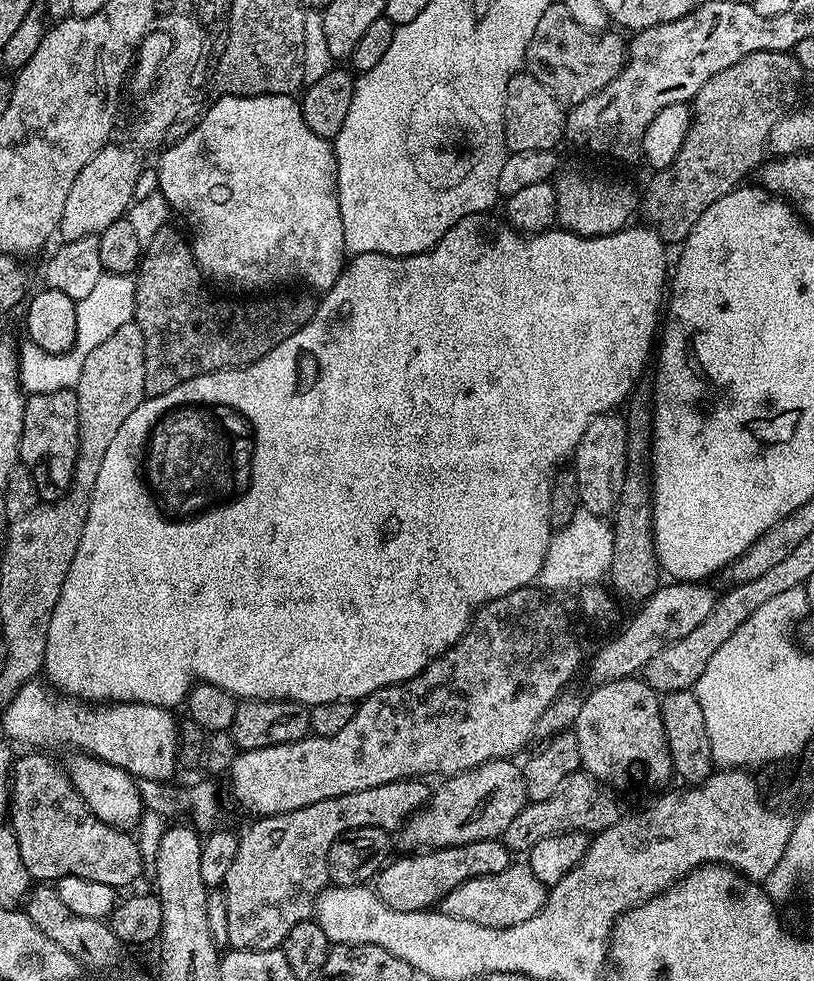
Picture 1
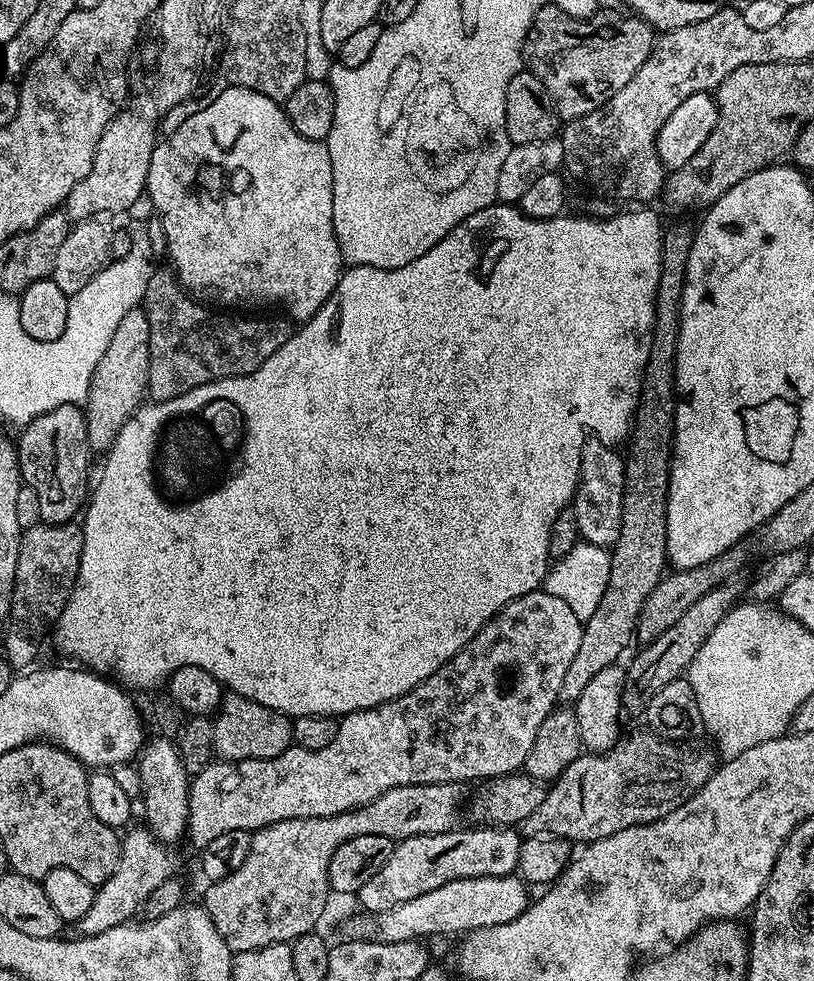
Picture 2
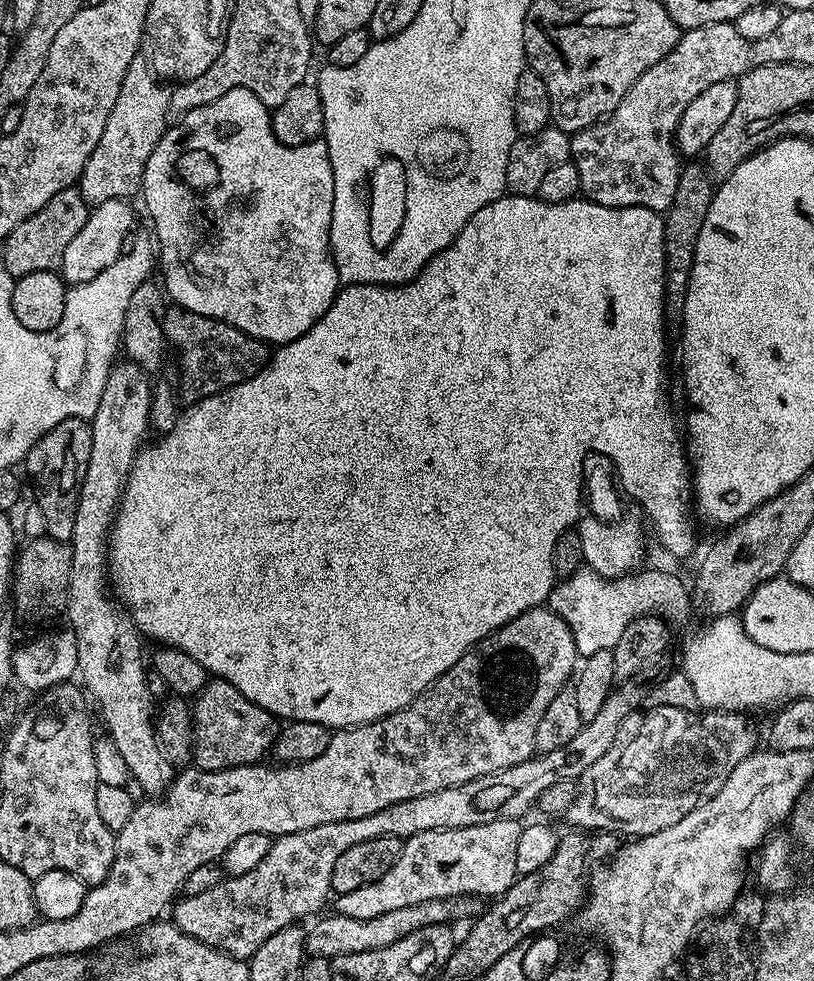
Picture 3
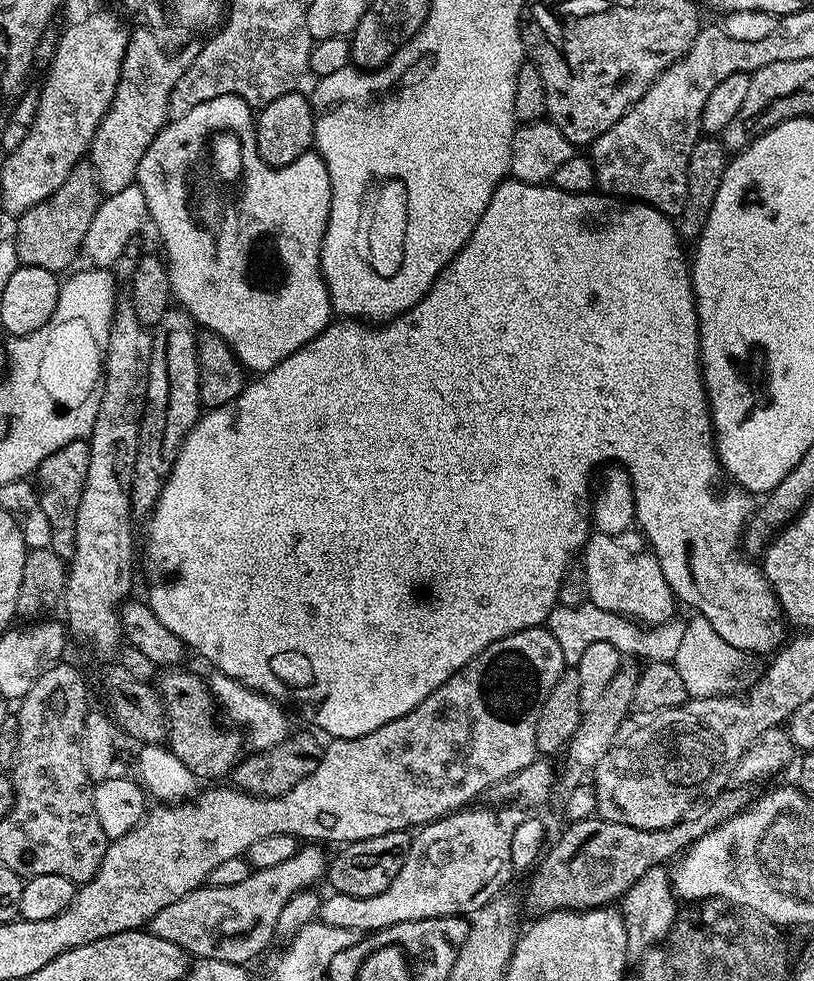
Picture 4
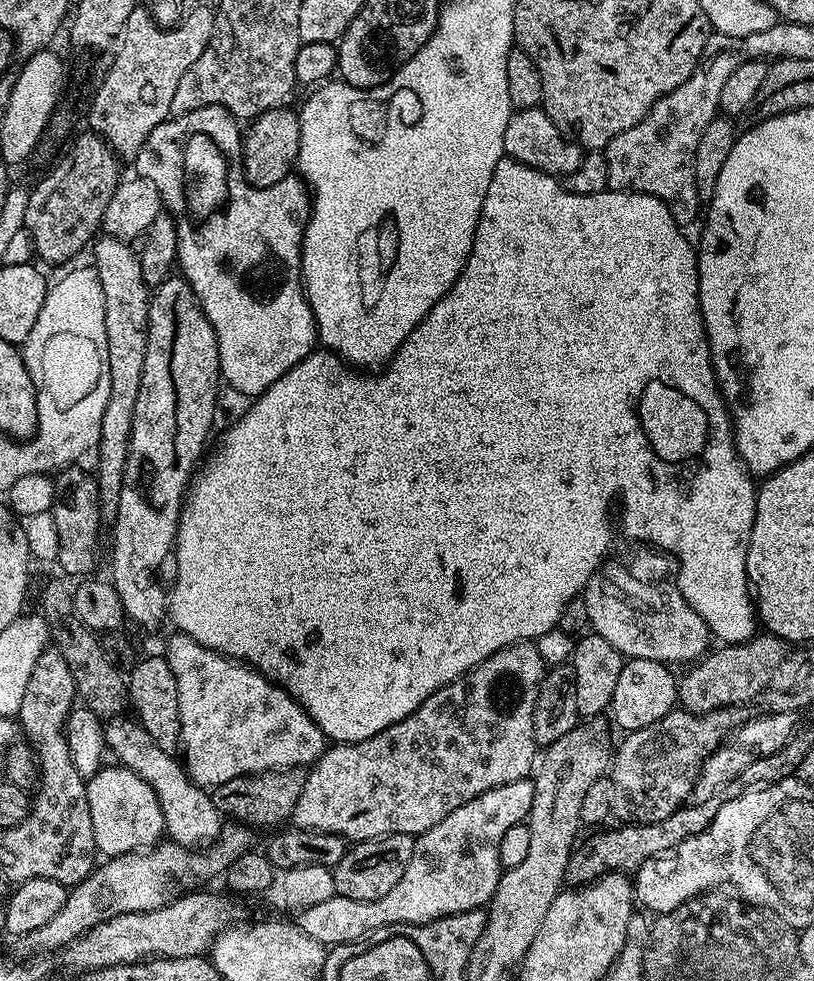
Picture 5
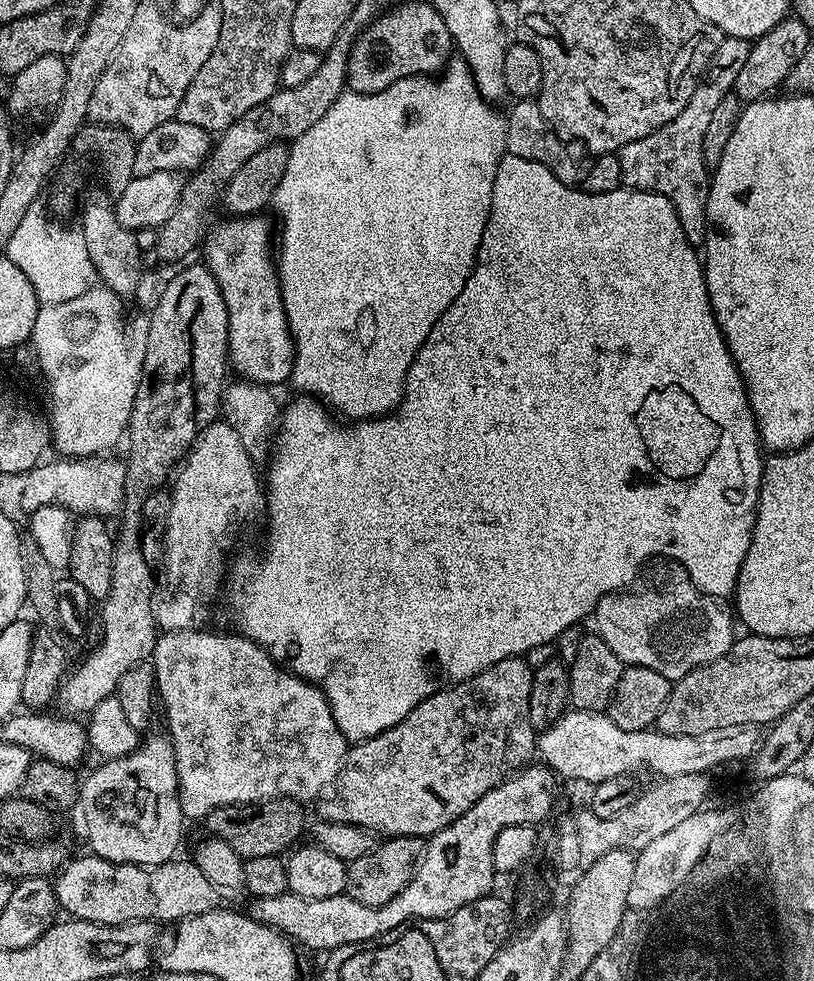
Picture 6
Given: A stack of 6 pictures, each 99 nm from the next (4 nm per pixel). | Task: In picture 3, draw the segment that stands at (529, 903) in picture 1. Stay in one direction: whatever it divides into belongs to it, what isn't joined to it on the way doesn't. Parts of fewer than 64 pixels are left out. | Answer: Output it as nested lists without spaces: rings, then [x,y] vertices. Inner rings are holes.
[[[458,896],[454,900],[435,900],[434,902],[418,902],[418,906],[404,906],[402,910],[389,910],[387,914],[378,914],[378,918],[349,918],[334,912],[326,918],[319,917],[305,935],[305,951],[309,955],[332,959],[342,954],[362,954],[366,950],[378,950],[382,946],[390,946],[398,942],[398,938],[406,938],[406,934],[414,934],[414,930],[422,930],[422,926],[448,924],[452,920],[460,920],[463,916],[472,918],[481,911],[479,899],[470,896]]]

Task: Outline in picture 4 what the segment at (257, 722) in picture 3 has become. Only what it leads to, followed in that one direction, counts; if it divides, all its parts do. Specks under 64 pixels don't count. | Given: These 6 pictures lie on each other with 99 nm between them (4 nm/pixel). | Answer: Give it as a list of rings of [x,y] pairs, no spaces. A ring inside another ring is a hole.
[[[164,670],[159,673],[158,695],[168,723],[166,747],[178,758],[178,762],[182,762],[182,766],[186,766],[186,770],[190,770],[190,774],[196,776],[197,781],[223,781],[220,779],[223,776],[225,779],[240,763],[246,748],[245,741],[239,731],[229,730],[227,727],[219,728],[212,721],[212,708],[214,712],[212,689],[194,673],[184,671]]]

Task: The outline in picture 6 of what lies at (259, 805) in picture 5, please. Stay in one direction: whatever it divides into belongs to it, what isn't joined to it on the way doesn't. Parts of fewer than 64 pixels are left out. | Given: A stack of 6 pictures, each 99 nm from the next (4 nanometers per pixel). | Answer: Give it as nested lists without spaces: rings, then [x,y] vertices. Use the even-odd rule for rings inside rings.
[[[283,798],[266,800],[263,804],[255,806],[220,808],[207,817],[206,824],[209,824],[216,831],[213,833],[219,839],[227,842],[243,861],[250,858],[280,856],[287,853],[297,843],[295,840],[303,832],[305,835],[304,812],[300,808],[303,807],[294,800],[285,800]]]

